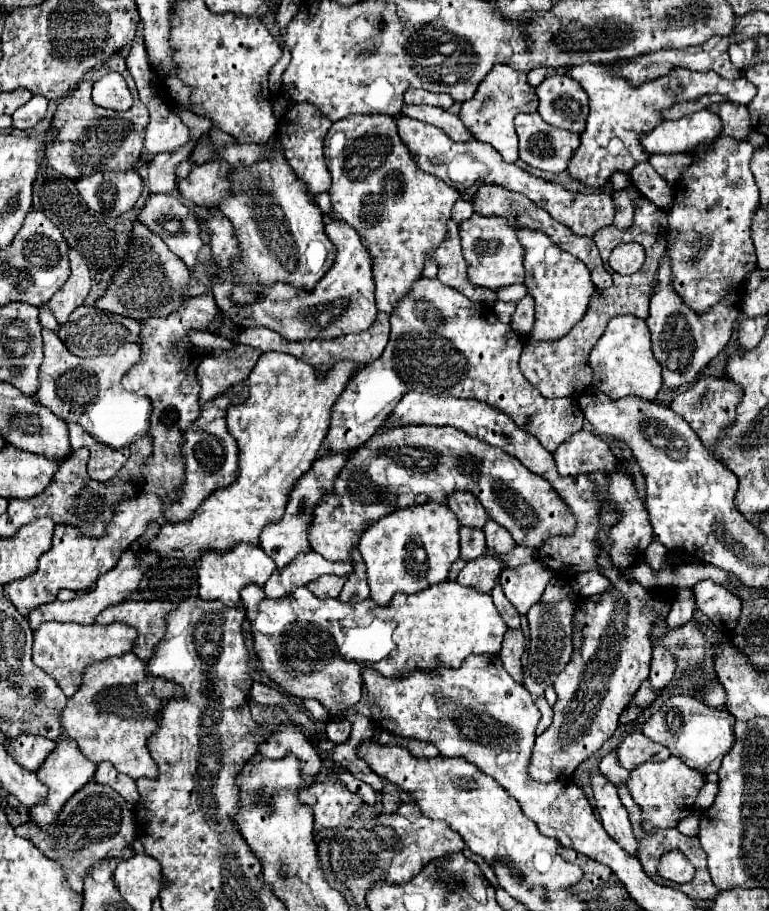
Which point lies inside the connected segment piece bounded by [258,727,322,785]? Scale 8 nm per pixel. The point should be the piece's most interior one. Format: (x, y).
(285, 739)

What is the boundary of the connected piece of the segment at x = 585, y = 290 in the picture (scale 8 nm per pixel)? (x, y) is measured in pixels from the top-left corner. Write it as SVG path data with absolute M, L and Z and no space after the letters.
M518 231L518 239L522 243L522 247L526 249L524 253L524 267L526 267L526 289L528 293L534 297L536 301L536 323L532 329L532 339L536 341L550 341L550 339L560 339L562 335L566 335L576 323L578 319L582 319L588 311L588 303L590 303L590 295L596 291L588 267L576 259L574 255L562 251L558 245L554 245L546 235L538 233L538 231Z

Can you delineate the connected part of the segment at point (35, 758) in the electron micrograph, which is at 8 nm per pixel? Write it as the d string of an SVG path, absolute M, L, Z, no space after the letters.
M20 735L20 737L8 741L6 751L10 751L22 767L26 767L30 771L38 771L42 767L42 763L46 761L46 757L50 755L50 751L54 751L54 747L56 747L56 743L46 737Z

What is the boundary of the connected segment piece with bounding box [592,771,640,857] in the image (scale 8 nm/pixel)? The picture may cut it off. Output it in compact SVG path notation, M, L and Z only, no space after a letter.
M600 771L592 773L592 789L594 789L594 799L596 799L596 807L600 809L600 821L606 829L606 833L622 847L626 849L630 855L638 855L638 839L632 833L632 825L628 819L628 813L624 809L624 805L618 799L618 791L612 783L606 783L606 779L602 779Z

